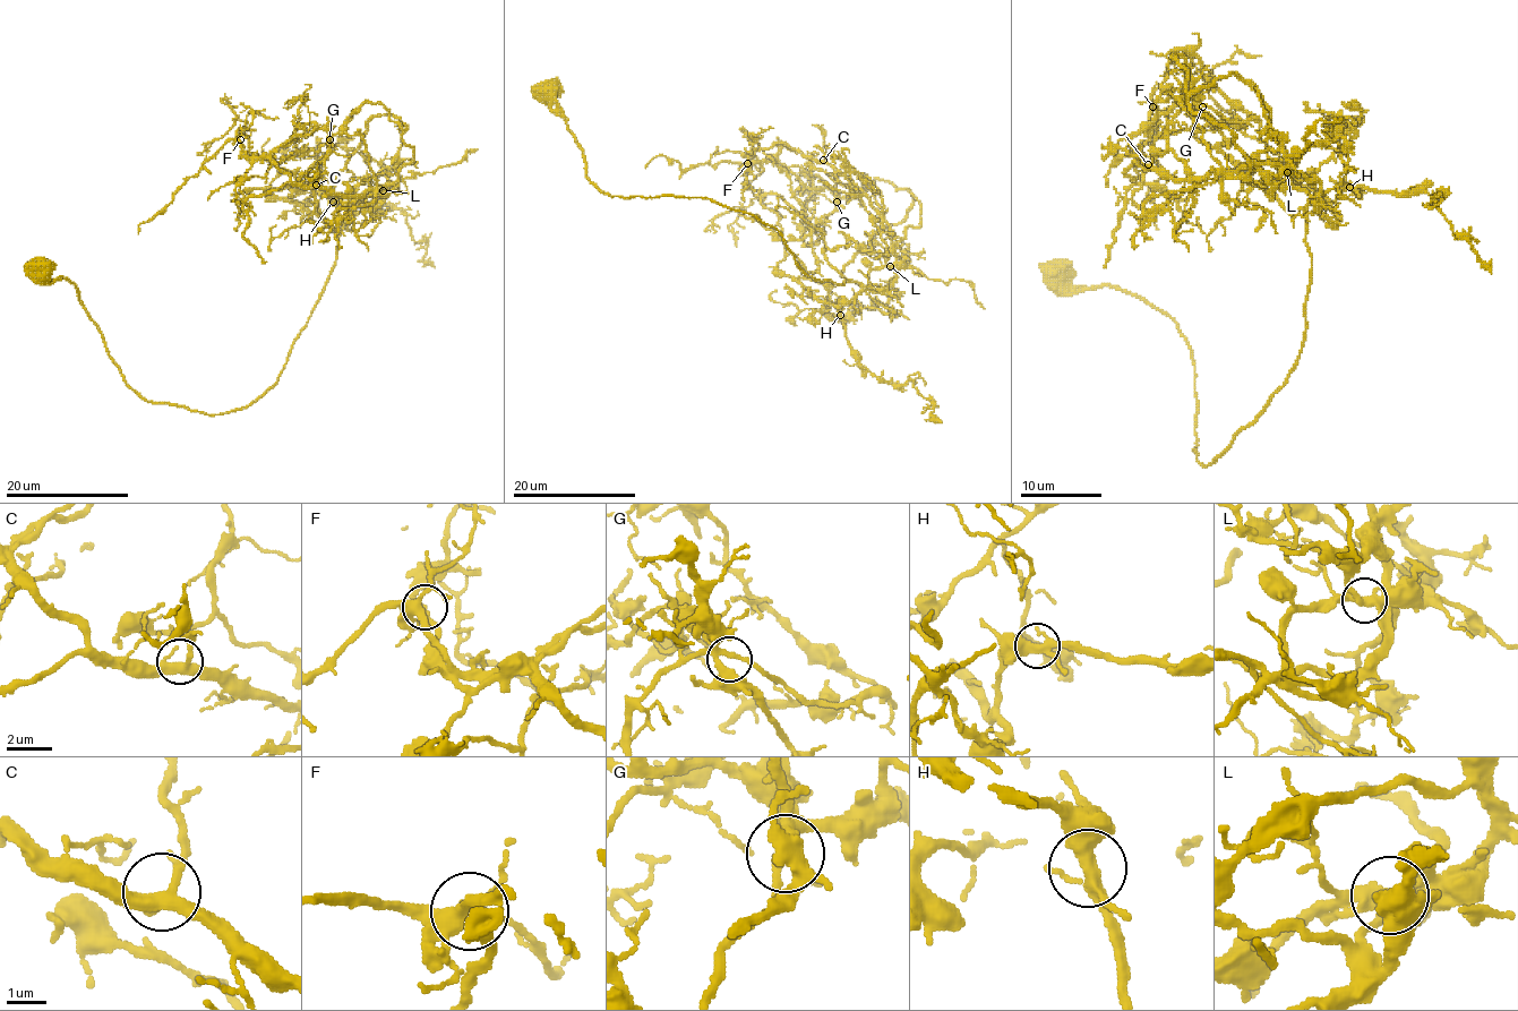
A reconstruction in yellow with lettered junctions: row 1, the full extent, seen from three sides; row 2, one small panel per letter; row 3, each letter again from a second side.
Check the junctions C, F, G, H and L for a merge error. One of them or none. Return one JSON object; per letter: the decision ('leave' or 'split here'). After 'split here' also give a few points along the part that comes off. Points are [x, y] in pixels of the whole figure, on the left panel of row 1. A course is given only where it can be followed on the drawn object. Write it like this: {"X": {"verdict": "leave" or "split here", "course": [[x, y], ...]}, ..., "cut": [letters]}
{"C": {"verdict": "leave"}, "F": {"verdict": "leave"}, "G": {"verdict": "leave"}, "H": {"verdict": "leave"}, "L": {"verdict": "split here", "course": [[384, 190], [372, 190], [342, 228], [324, 219], [335, 202], [396, 206], [435, 268]]}, "cut": ["L"]}

